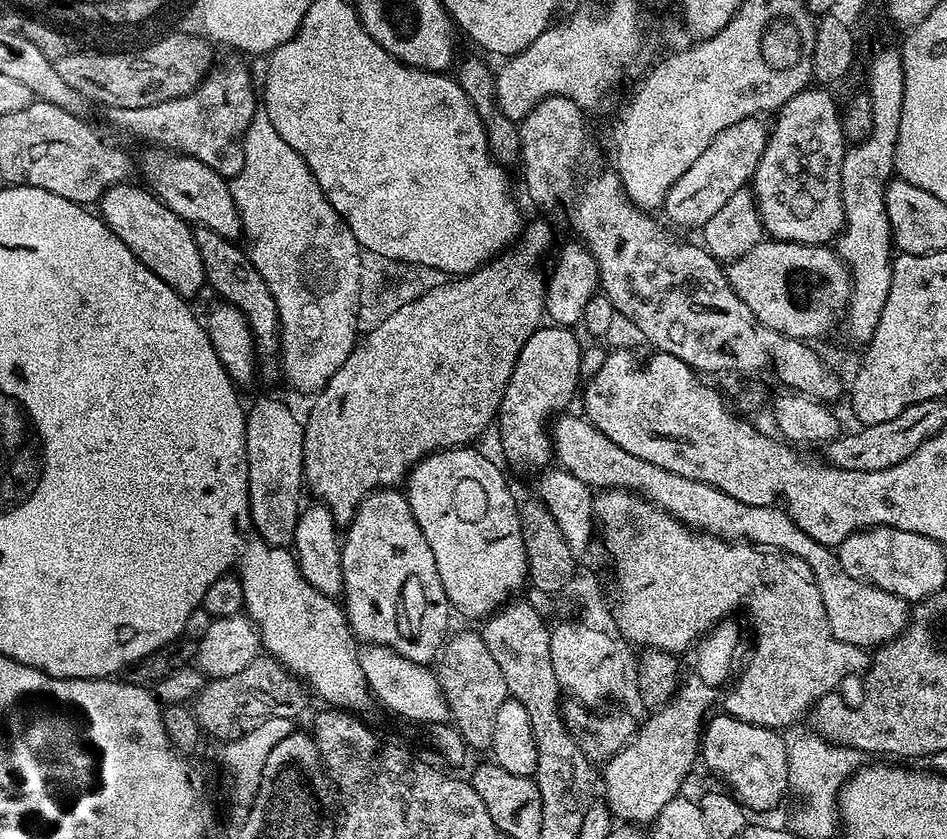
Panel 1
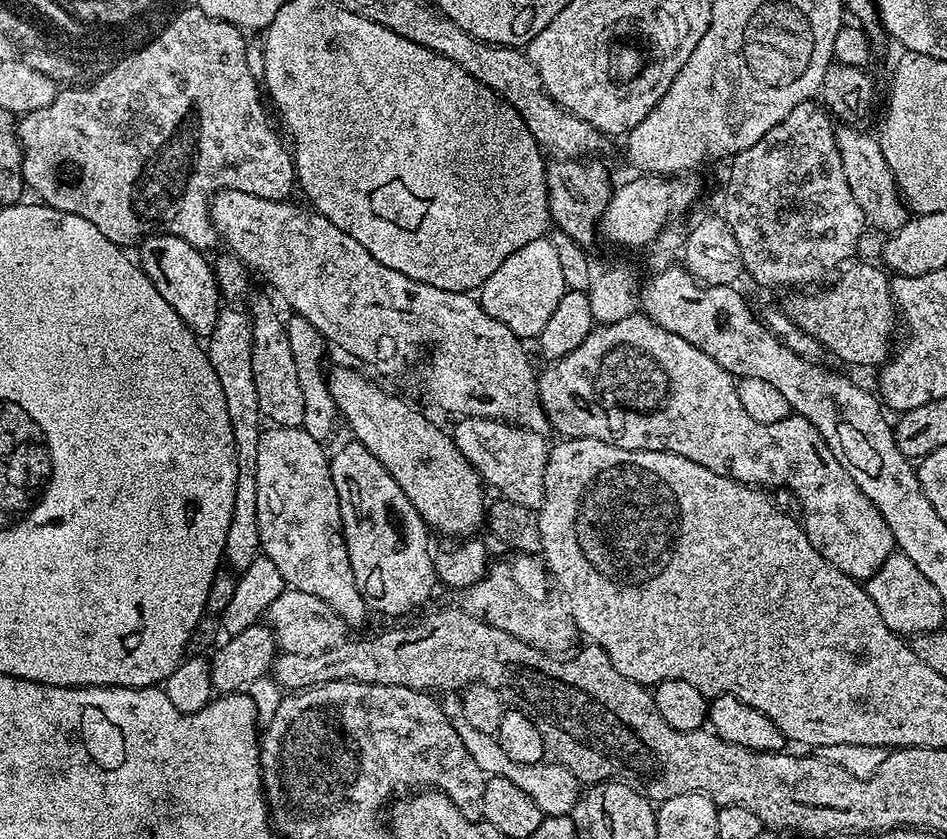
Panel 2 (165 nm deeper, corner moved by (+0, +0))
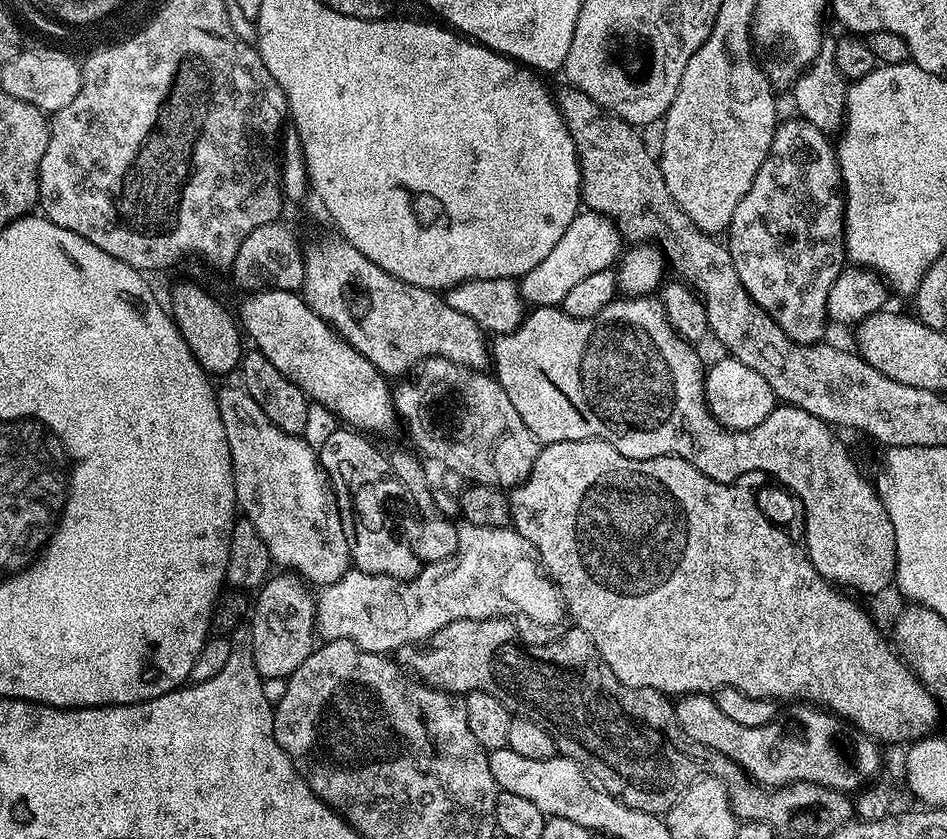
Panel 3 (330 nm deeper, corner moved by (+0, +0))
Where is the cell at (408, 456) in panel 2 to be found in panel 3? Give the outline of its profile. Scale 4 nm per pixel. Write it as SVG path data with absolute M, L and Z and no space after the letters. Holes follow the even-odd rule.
M277 288L256 290L240 304L238 323L243 335L253 340L255 351L270 358L271 364L293 380L309 401L326 406L341 425L365 434L388 432L397 427L393 389L379 372L332 325L305 302L303 295Z

